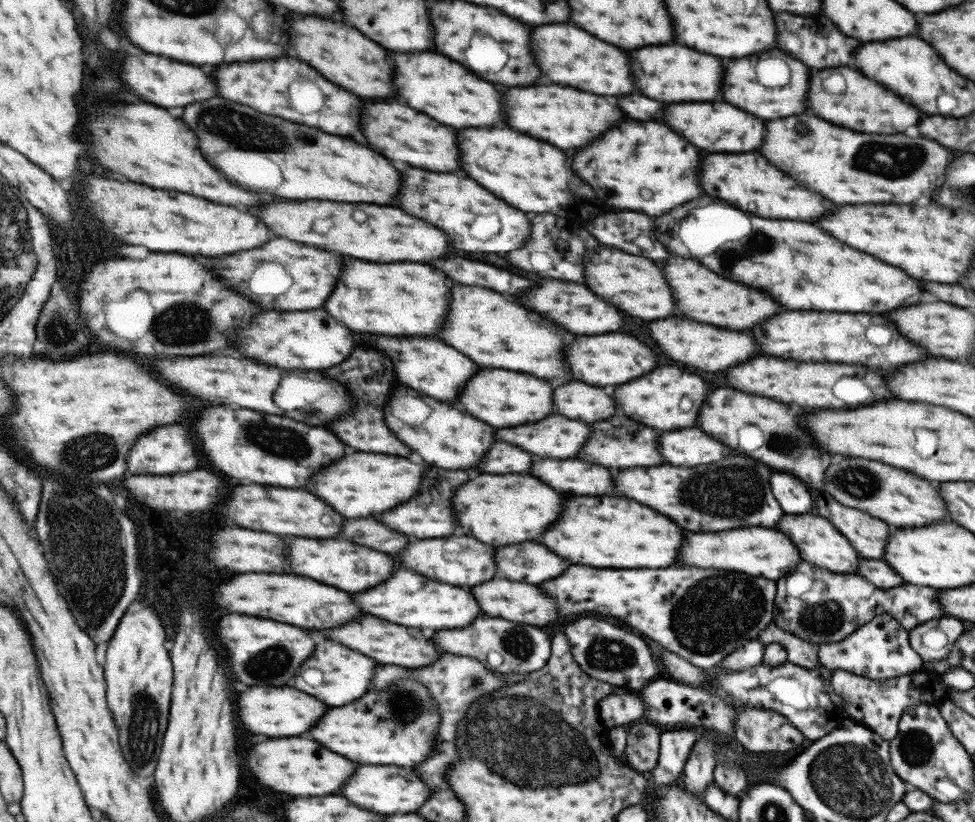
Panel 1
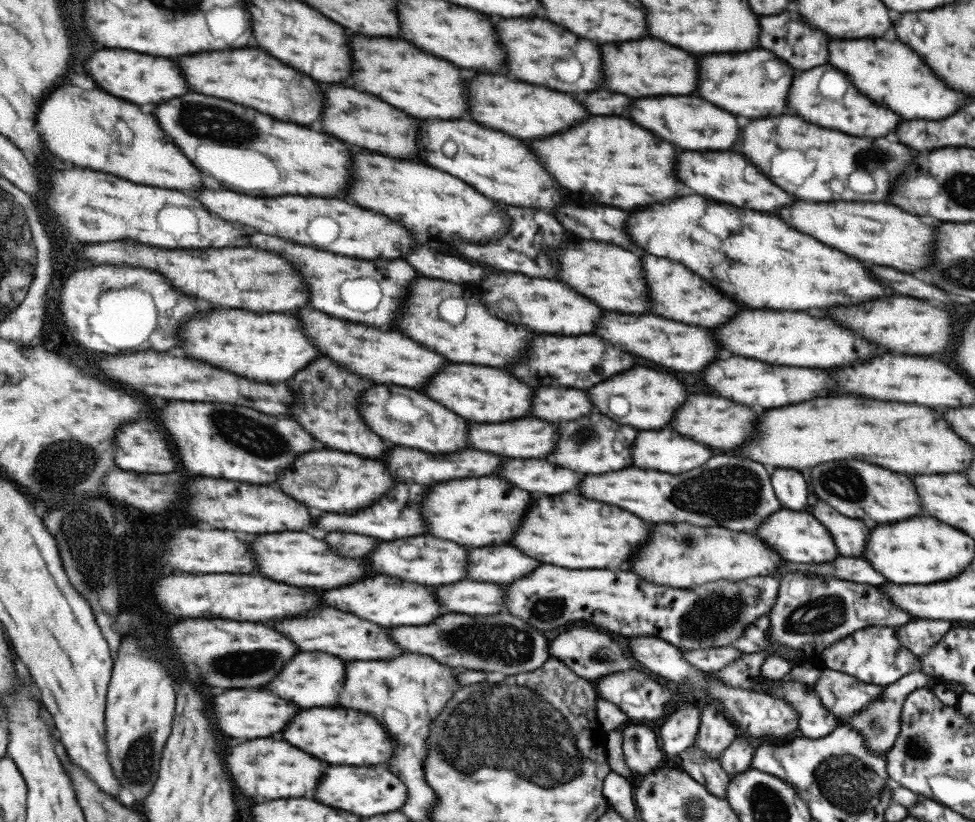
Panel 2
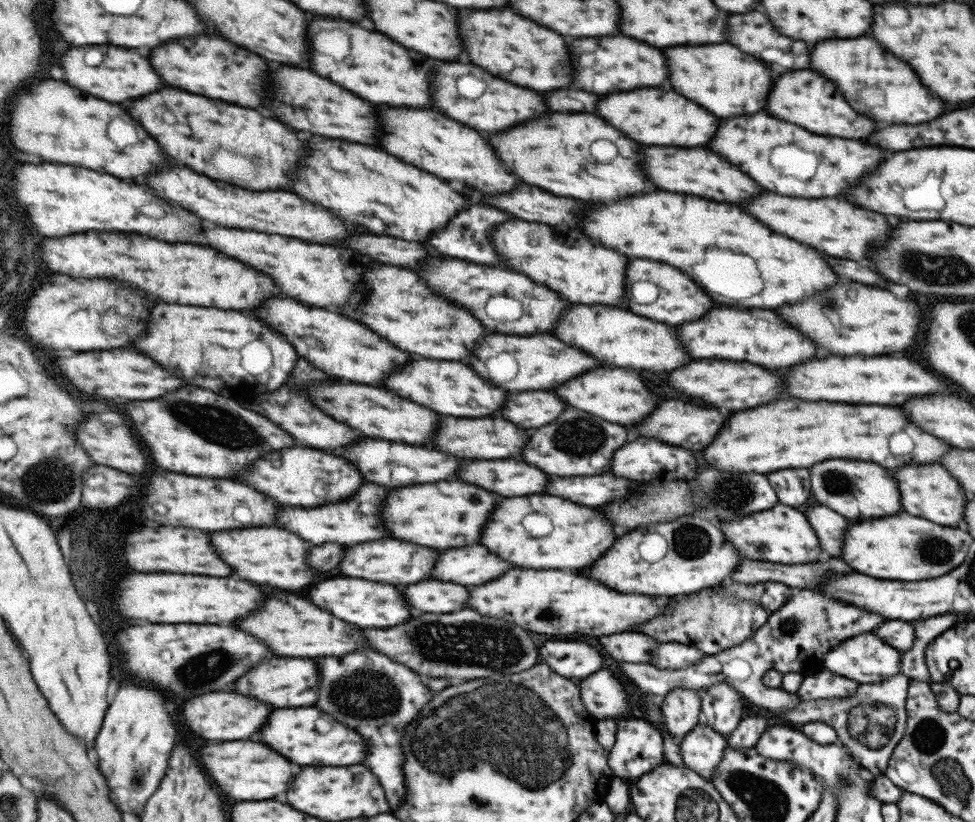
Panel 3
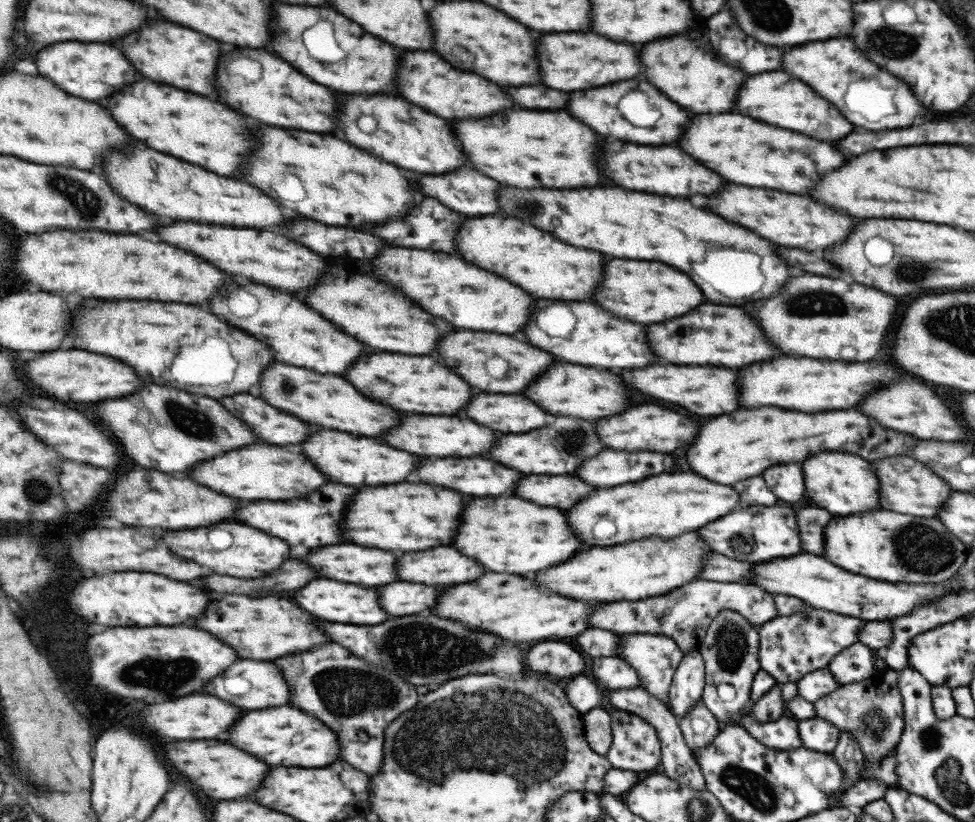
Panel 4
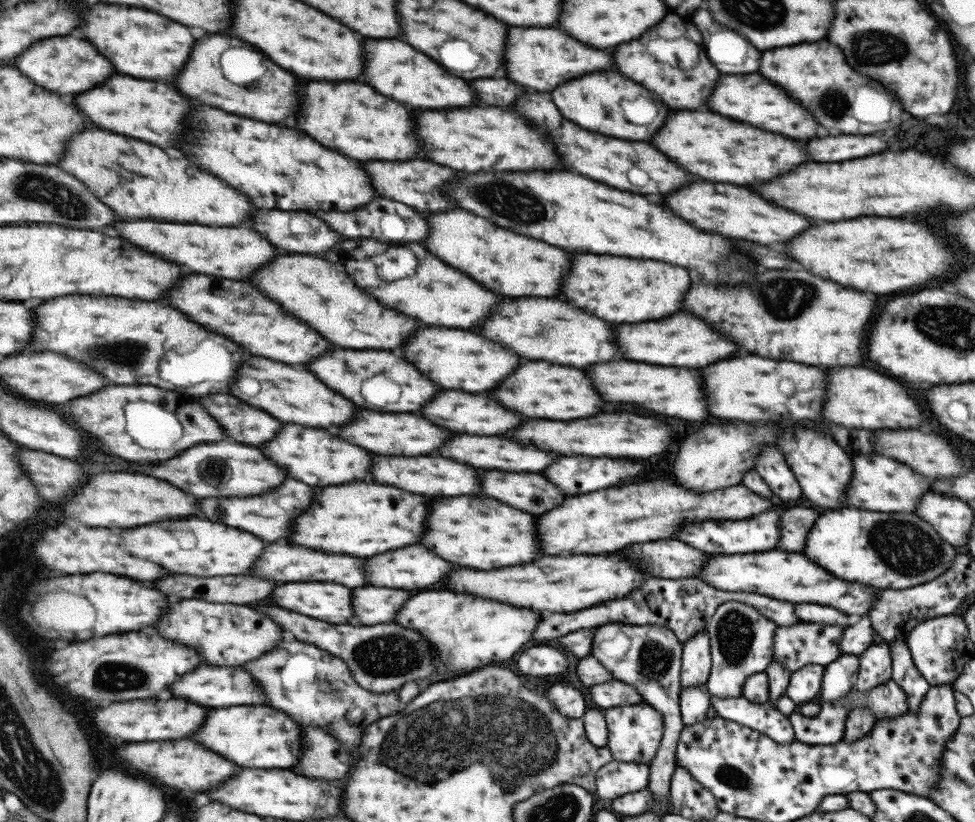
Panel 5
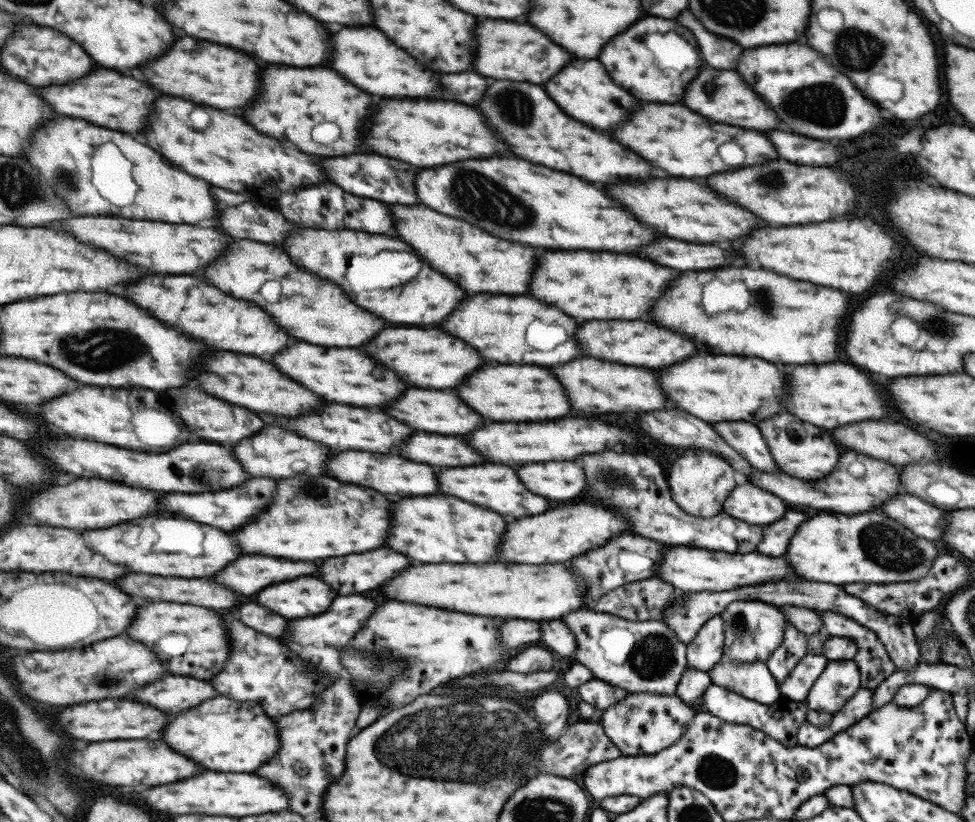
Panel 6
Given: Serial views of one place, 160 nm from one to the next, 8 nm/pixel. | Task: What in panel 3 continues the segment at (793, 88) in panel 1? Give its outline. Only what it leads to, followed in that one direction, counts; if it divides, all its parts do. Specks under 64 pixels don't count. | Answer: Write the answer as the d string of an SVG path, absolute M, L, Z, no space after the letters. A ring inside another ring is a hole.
M729 44L673 46L665 48L663 56L669 70L669 90L689 98L709 114L727 118L761 110L771 84L771 74L767 74L767 70L763 70L753 56L739 52Z

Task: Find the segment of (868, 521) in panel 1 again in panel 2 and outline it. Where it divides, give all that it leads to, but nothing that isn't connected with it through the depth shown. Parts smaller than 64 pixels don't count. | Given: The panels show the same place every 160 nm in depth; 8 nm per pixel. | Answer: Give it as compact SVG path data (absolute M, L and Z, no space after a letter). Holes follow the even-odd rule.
M817 502L813 506L811 514L823 526L827 526L827 530L831 532L831 540L841 556L859 556L861 554L865 540L867 540L867 532L869 532L869 528L865 528L863 522L837 514L837 511L825 502Z

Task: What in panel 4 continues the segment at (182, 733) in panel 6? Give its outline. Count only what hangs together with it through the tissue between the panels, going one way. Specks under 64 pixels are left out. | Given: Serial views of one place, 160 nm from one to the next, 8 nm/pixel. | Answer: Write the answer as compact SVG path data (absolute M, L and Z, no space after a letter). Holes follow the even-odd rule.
M291 704L269 708L269 710L249 710L235 726L229 730L231 744L255 754L259 760L273 766L301 766L301 768L321 768L337 762L341 758L339 738L334 730L323 726L318 718Z

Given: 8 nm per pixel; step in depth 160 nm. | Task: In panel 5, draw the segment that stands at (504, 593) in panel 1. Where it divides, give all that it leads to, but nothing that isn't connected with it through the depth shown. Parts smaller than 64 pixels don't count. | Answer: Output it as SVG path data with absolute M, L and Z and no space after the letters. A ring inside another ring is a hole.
M355 588L355 602L351 602L353 618L361 626L379 624L379 620L391 620L401 604L411 596L407 590L389 590L389 588Z

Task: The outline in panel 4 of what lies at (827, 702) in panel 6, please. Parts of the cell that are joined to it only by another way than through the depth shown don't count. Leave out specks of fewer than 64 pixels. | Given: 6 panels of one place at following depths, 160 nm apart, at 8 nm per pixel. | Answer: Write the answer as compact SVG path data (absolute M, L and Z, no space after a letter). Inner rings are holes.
M855 641L847 648L840 650L826 667L840 686L869 679L871 675L875 674L873 663L874 649L867 648Z

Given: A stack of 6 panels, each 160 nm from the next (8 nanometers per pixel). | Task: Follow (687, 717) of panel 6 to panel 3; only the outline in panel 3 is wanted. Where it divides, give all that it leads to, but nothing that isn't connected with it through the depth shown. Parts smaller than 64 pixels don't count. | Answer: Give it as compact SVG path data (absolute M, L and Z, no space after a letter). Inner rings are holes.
M617 720L607 764L615 777L639 777L665 762L662 742L661 733L649 721Z

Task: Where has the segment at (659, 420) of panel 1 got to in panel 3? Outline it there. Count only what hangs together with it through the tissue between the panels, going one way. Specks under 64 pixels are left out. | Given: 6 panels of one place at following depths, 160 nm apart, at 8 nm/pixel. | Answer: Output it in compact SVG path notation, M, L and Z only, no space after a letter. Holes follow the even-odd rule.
M619 368L587 370L583 374L579 374L577 378L571 378L569 382L559 384L555 388L555 394L561 398L561 402L565 402L567 406L571 406L575 410L583 410L601 420L607 420L611 424L619 422L623 426L643 420L657 404L657 398L643 386L643 382L635 370L619 370Z

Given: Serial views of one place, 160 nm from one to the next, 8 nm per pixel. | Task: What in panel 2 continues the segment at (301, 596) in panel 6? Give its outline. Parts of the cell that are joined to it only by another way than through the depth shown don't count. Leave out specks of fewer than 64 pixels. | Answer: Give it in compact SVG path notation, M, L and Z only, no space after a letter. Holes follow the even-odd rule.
M391 576L365 578L359 582L353 582L351 586L327 590L323 598L329 606L355 614L357 618L367 618L369 622L375 622L385 628L387 626L421 626L435 620L441 614L429 586L415 586L411 582L403 582Z

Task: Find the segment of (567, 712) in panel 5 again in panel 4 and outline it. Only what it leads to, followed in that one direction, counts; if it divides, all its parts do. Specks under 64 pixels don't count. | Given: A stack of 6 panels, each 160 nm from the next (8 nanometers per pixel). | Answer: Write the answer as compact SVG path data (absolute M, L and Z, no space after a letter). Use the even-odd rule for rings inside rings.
M587 673L569 678L569 682L564 687L568 703L582 714L586 713L590 708L601 706L605 696L603 696L603 692L601 692L598 685Z

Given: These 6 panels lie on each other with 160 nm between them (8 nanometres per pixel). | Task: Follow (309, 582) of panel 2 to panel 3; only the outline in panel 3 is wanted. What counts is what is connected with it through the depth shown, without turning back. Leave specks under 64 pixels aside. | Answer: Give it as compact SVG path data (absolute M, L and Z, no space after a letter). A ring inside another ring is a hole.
M249 528L249 530L223 530L215 532L213 546L221 552L227 564L235 566L235 572L257 584L289 586L285 590L299 590L301 586L313 584L315 574L307 564L309 544L297 534L281 528Z

